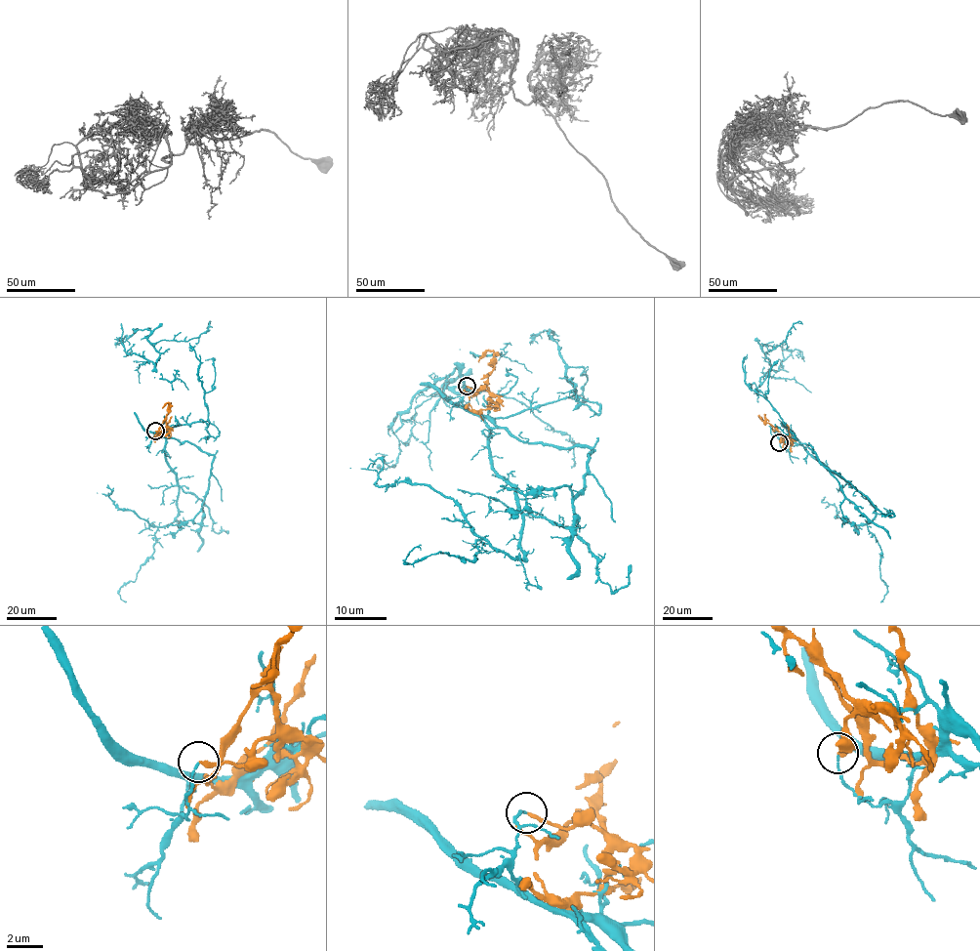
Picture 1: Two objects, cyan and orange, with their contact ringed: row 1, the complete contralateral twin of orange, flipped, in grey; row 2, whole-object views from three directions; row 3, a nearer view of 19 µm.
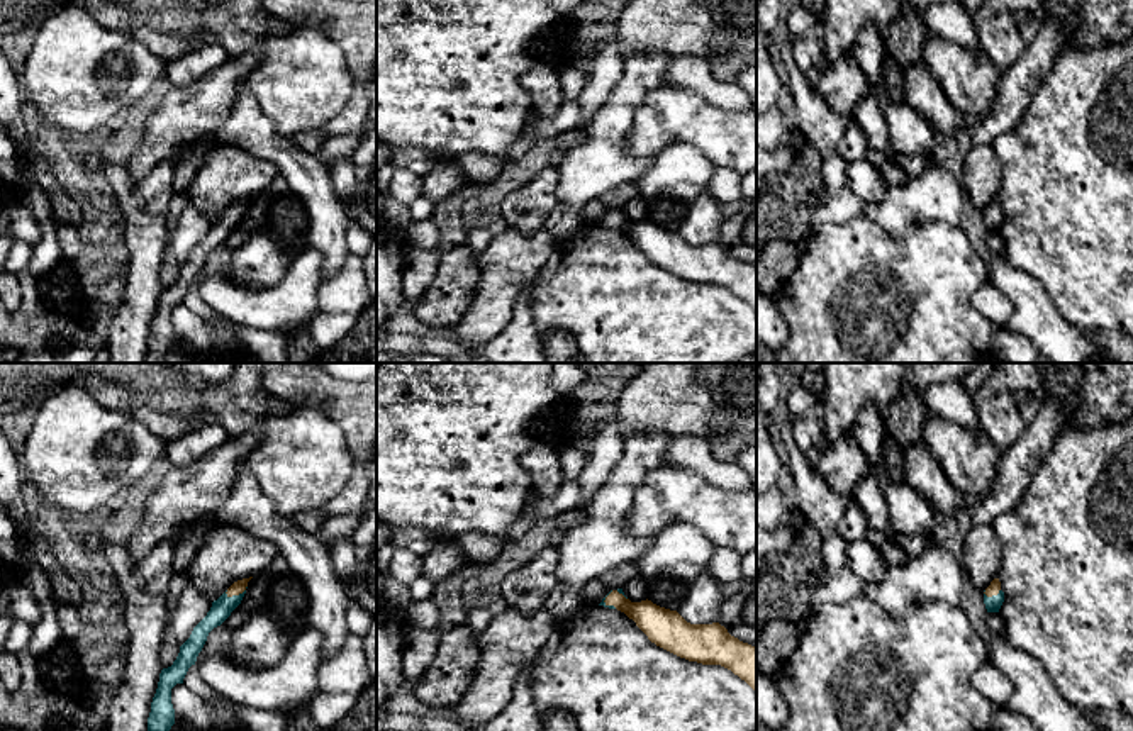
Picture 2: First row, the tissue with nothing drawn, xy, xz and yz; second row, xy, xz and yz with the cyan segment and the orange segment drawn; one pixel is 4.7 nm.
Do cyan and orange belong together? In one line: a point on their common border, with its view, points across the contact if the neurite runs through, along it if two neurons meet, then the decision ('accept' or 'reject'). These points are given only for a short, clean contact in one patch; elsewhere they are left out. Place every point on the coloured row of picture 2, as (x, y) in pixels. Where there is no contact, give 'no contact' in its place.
xy (236, 596) | reject

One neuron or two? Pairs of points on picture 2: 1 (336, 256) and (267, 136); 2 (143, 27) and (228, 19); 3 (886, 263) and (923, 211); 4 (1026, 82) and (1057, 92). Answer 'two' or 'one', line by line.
1: one
2: one
3: two
4: two

